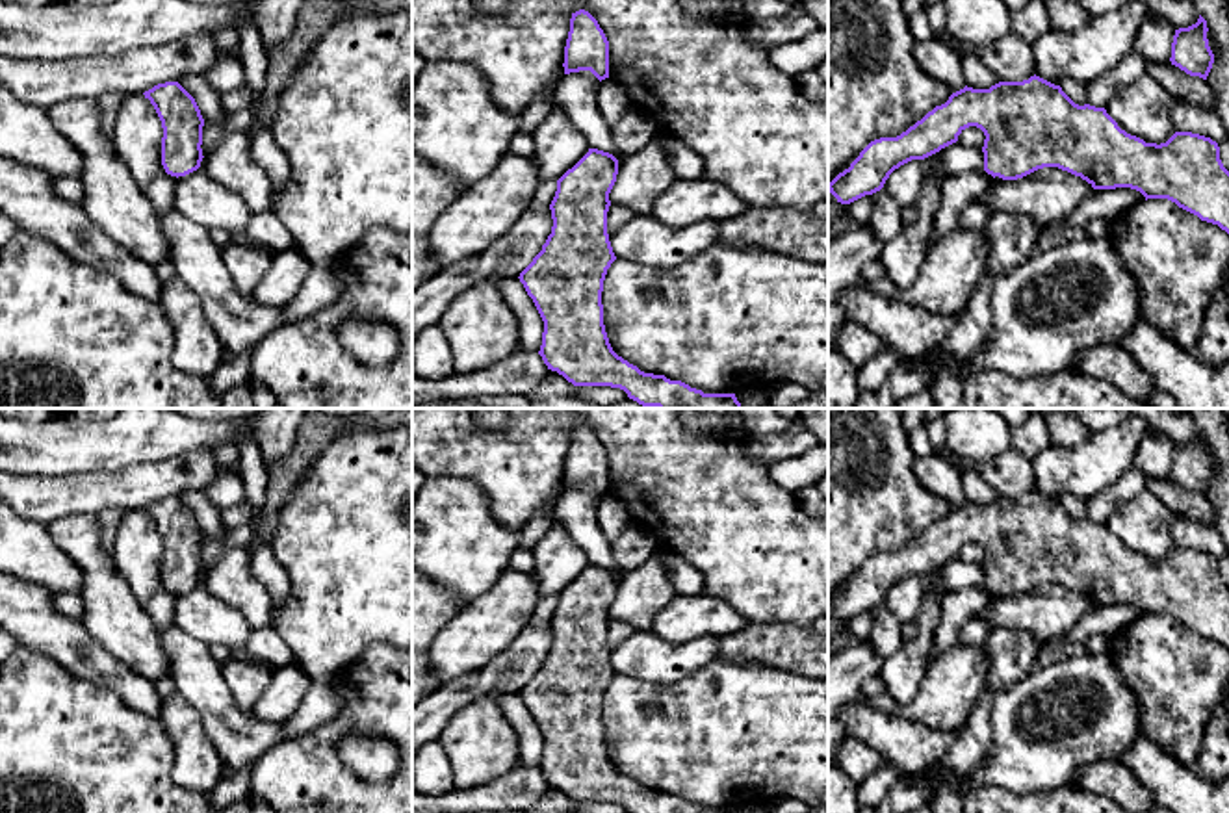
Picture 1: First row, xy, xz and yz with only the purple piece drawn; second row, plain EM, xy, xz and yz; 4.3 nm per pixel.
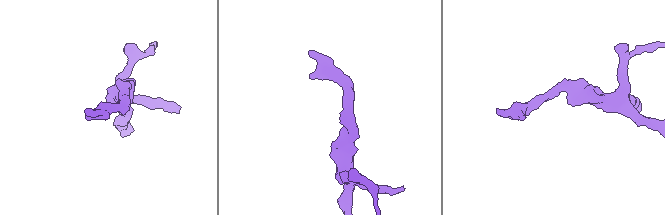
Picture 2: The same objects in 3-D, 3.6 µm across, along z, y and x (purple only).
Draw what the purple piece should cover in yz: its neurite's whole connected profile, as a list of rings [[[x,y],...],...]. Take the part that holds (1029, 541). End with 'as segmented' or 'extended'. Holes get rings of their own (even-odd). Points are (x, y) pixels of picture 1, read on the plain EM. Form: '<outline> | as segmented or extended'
[[[1036,490],[1023,497],[999,497],[990,505],[965,501],[900,551],[871,557],[848,585],[828,600],[828,607],[841,620],[873,611],[895,585],[956,559],[969,542],[980,544],[986,551],[984,587],[993,594],[1017,596],[1043,583],[1058,583],[1080,592],[1093,605],[1131,603],[1145,616],[1168,614],[1229,650],[1229,587],[1220,575],[1216,557],[1192,548],[1175,548],[1166,559],[1145,559],[1121,546],[1105,523],[1079,522],[1060,501]]] | as segmented

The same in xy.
[[[165,497],[143,509],[154,522],[162,544],[162,581],[171,592],[186,592],[202,577],[204,535],[195,514],[178,499]]] | as segmented

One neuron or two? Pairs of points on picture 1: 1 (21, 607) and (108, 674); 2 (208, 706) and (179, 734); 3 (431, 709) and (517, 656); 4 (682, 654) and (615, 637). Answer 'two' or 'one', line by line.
1: one
2: two
3: one
4: two

